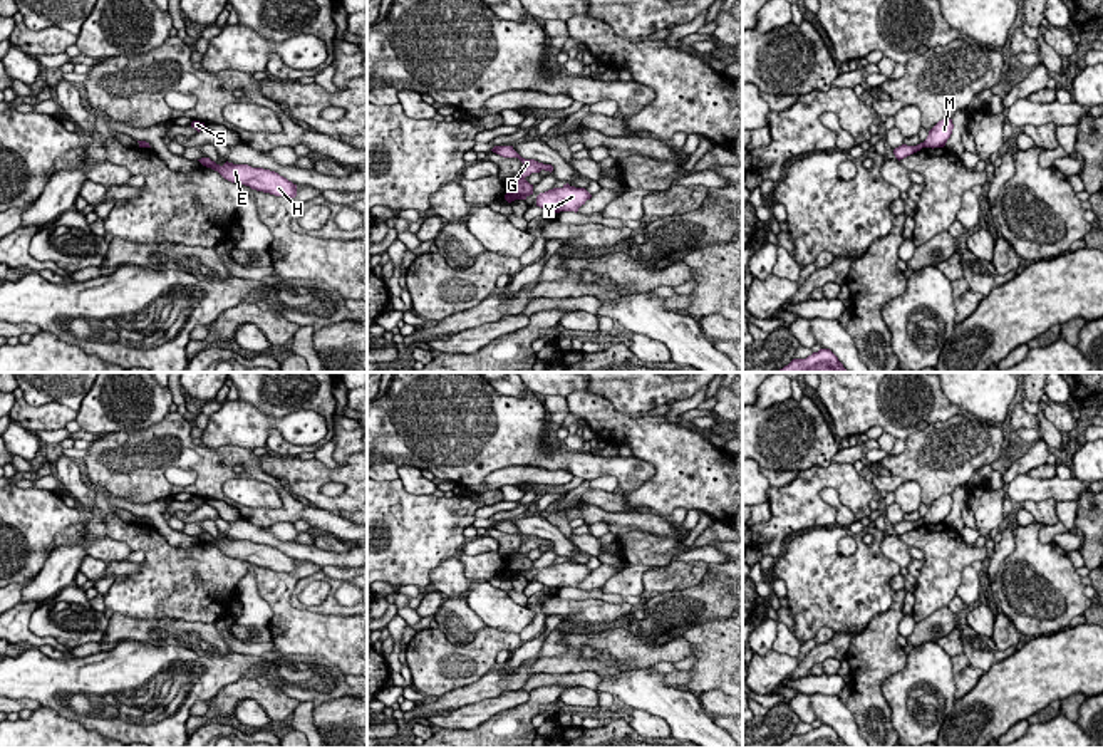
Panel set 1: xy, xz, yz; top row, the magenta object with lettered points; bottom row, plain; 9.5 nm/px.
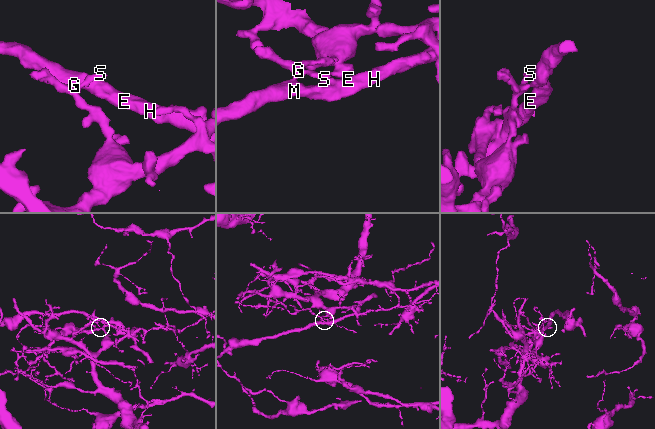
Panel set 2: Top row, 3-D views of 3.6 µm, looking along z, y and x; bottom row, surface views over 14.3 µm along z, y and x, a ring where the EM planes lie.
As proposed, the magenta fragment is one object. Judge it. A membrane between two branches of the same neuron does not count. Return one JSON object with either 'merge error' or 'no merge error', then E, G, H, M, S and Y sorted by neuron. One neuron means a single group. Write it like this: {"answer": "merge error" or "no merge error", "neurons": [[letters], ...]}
{"answer": "merge error", "neurons": [["E", "H", "M", "Y"], ["G", "S"]]}

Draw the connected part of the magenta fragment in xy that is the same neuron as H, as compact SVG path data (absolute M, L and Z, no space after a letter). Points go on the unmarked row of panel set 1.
M210 533L198 535L203 542L218 547L225 555L231 558L240 558L250 562L251 565L270 569L275 572L295 574L297 560L280 552L275 547L263 543L251 543L248 540L233 540L225 538L223 542L216 540Z

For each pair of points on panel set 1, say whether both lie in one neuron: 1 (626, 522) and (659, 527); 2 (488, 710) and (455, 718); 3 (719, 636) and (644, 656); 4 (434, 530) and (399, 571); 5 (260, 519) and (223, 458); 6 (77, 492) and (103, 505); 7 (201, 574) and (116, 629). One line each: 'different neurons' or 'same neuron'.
1: same neuron
2: same neuron
3: different neurons
4: same neuron
5: same neuron
6: different neurons
7: different neurons

